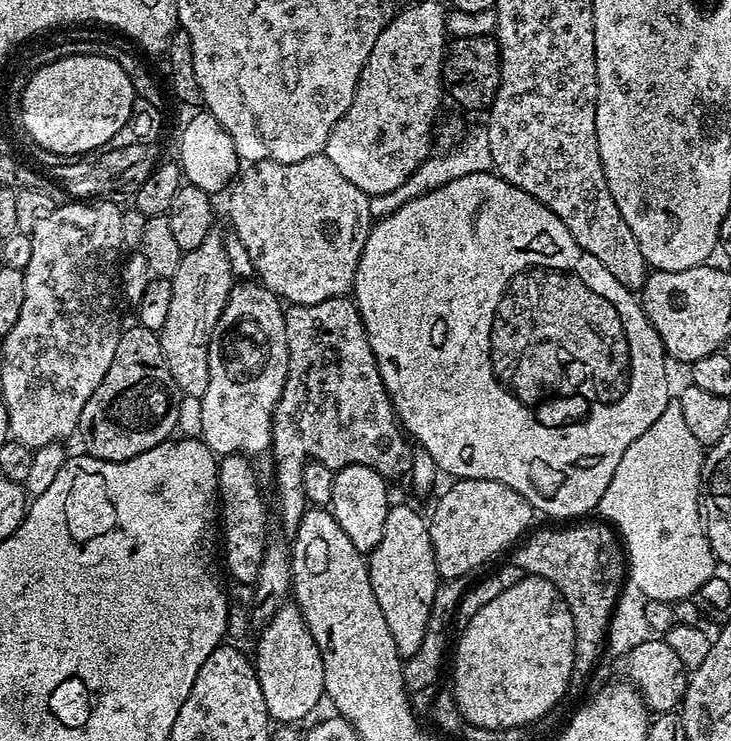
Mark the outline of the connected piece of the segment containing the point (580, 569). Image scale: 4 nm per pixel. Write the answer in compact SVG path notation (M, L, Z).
M597 520L590 524L578 522L565 526L552 526L552 576L546 580L554 584L560 596L567 602L572 619L574 619L574 634L576 649L574 650L574 666L572 677L568 683L569 693L580 692L588 684L588 675L596 664L596 656L605 655L605 644L608 638L608 627L614 613L618 597L614 595L614 586L606 582L606 592L596 582L596 558L600 548L600 538L606 538L606 550L602 548L602 560L606 562L606 552L610 546L610 564L616 562L614 541L618 539L612 526L605 521Z

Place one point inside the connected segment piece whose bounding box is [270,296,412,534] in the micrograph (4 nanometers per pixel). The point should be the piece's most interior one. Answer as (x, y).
(334, 408)

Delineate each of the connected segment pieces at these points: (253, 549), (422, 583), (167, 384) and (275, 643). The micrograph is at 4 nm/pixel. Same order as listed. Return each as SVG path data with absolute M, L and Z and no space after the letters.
M242 455L226 456L219 461L220 470L220 516L222 517L222 564L240 584L255 585L258 572L264 561L264 553L270 543L268 536L268 508L256 481L253 461Z
M393 503L386 514L382 542L372 549L367 562L370 586L374 586L374 598L378 598L378 606L382 606L386 626L390 626L390 634L394 634L394 646L401 657L413 656L422 646L426 622L430 622L430 606L434 606L434 594L442 583L436 569L428 520L408 504Z
M125 327L106 378L98 382L98 390L90 394L90 402L82 410L78 436L84 439L83 451L110 462L126 462L146 454L146 450L175 433L172 431L180 420L180 400L182 393L166 366L159 335L148 328Z
M292 602L283 604L259 632L254 663L262 698L266 698L266 710L277 725L293 725L294 720L306 719L319 706L320 700L322 704L325 699L324 667L318 642L314 642L314 634L310 634L299 608Z

